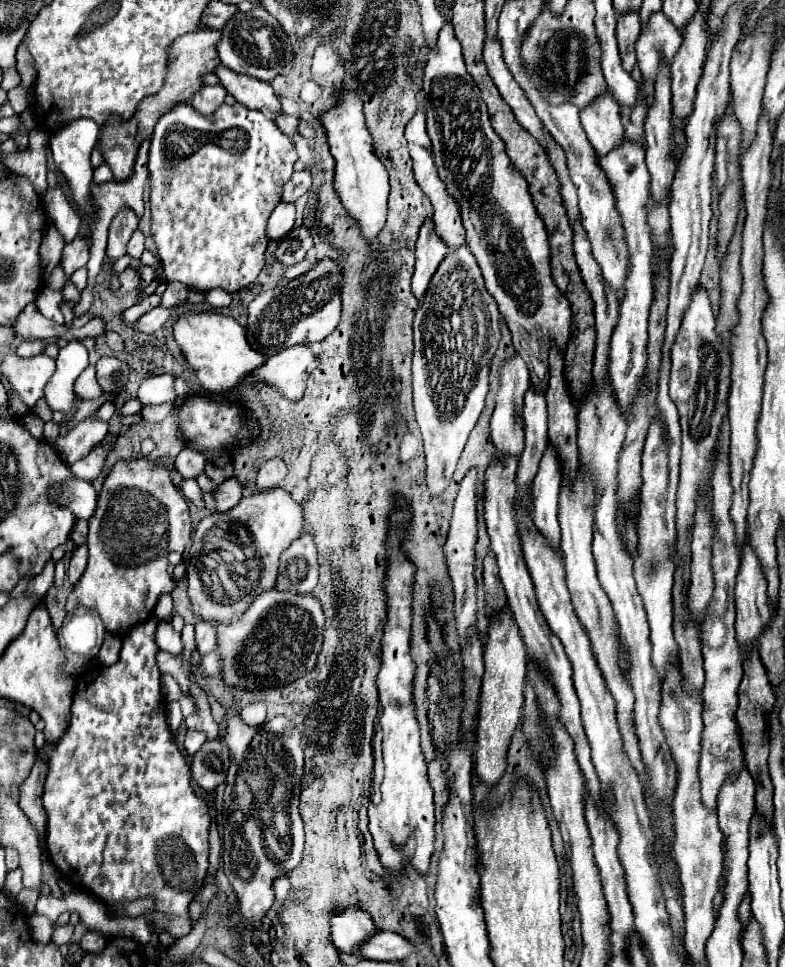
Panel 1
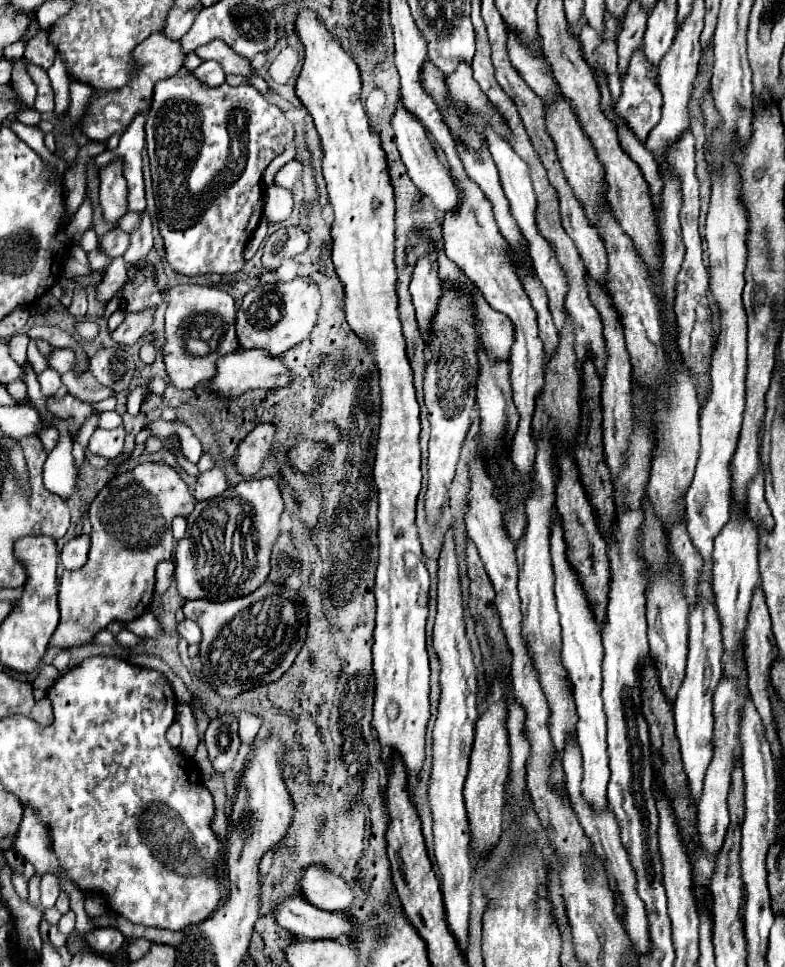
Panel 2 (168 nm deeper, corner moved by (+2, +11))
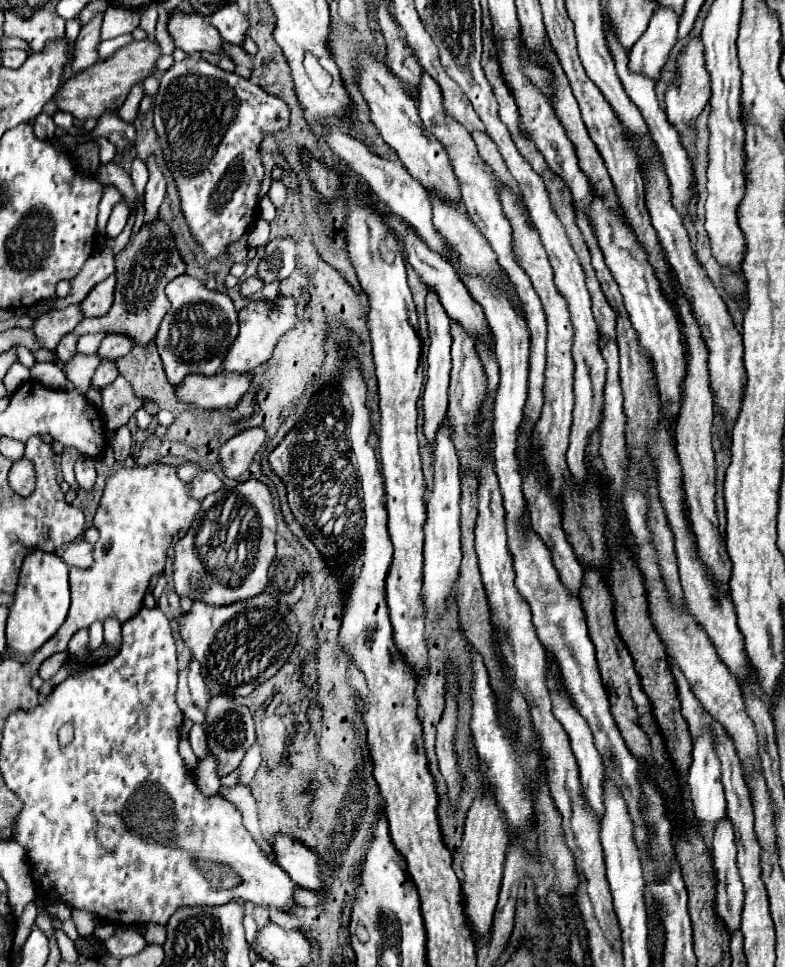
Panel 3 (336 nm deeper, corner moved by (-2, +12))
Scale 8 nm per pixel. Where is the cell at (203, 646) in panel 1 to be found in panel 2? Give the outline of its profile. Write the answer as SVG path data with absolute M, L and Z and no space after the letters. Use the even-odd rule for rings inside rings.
M182 620L178 626L176 626L176 632L188 642L188 644L198 644L200 642L200 628L196 622L192 620Z

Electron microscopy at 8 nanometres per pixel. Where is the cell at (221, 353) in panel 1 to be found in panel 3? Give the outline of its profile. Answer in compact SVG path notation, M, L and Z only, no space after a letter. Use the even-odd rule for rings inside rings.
M190 275L172 279L166 285L166 295L172 307L162 319L156 335L156 347L162 357L168 381L176 385L180 379L184 379L184 375L190 373L216 373L238 335L238 313L232 299L226 293L206 289L198 279Z

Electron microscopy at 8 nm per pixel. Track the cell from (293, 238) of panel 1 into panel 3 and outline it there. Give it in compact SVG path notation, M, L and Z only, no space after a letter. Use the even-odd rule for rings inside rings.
M276 237L264 249L264 257L258 263L258 277L264 283L284 279L294 271L296 241L292 237Z

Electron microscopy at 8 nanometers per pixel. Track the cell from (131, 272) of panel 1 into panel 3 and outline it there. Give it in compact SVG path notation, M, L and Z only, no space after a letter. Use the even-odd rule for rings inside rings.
M110 275L108 279L104 279L96 287L92 287L92 291L80 303L84 317L102 317L112 307L114 287L116 287L116 275Z

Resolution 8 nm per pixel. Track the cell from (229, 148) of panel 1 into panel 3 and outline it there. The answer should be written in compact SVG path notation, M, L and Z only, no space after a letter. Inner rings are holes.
M186 57L174 63L160 81L154 99L154 129L162 147L166 167L172 171L180 195L180 211L190 227L192 237L202 247L208 259L218 259L230 245L244 237L246 229L254 227L258 219L258 193L264 179L264 165L260 159L260 143L266 133L278 133L290 123L290 107L260 89L246 77L226 73L210 65L202 57Z

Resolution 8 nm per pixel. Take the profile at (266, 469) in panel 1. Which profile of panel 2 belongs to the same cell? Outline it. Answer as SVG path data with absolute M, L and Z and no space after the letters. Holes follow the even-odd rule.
M262 422L258 424L238 446L234 464L242 476L252 476L260 470L264 456L272 448L274 442L274 424Z

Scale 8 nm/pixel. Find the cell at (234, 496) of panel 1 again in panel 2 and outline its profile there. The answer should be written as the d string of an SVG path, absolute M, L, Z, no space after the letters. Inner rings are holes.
M212 468L198 476L194 496L196 496L196 500L210 500L210 498L216 498L218 494L222 494L226 488L228 488L228 484L226 484L224 472L220 468Z

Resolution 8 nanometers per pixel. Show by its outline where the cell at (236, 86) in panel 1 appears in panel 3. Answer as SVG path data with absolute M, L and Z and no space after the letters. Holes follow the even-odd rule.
M176 13L170 19L168 29L176 41L176 47L180 47L188 55L204 51L220 55L220 51L224 51L224 41L220 39L220 33L200 15Z

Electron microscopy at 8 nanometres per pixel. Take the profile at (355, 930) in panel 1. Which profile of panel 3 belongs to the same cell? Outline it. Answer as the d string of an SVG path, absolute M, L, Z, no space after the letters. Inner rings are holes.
M276 835L272 847L274 847L278 865L284 871L288 871L288 875L296 881L298 887L308 889L308 891L322 889L320 859L316 859L312 849L284 835Z

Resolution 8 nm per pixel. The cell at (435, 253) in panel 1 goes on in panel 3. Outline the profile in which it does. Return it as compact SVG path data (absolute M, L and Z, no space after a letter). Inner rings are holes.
M428 291L426 295L426 317L428 317L428 331L430 331L430 351L428 351L428 381L424 389L424 433L428 437L428 443L434 445L436 431L440 429L446 411L448 411L448 381L450 381L450 343L452 337L448 335L450 321L446 317L444 307L440 307L440 301L436 299L436 291Z

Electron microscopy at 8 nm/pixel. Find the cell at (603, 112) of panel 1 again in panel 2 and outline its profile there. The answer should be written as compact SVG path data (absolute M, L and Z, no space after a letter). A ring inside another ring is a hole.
M606 10L602 36L590 24L584 24L580 32L582 56L590 68L594 62L594 64L600 64L604 72L608 72L608 86L610 86L614 100L618 100L620 84L622 84L620 74L618 74L618 54L616 54L616 38L620 34L620 28L622 28L622 20L618 20L614 14Z

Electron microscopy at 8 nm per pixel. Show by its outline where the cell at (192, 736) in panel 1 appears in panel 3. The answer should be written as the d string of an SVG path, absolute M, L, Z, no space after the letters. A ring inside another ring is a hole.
M194 725L194 727L190 729L188 739L190 739L192 751L196 753L196 757L198 757L198 759L202 759L202 757L206 755L206 735L204 735L202 725Z

